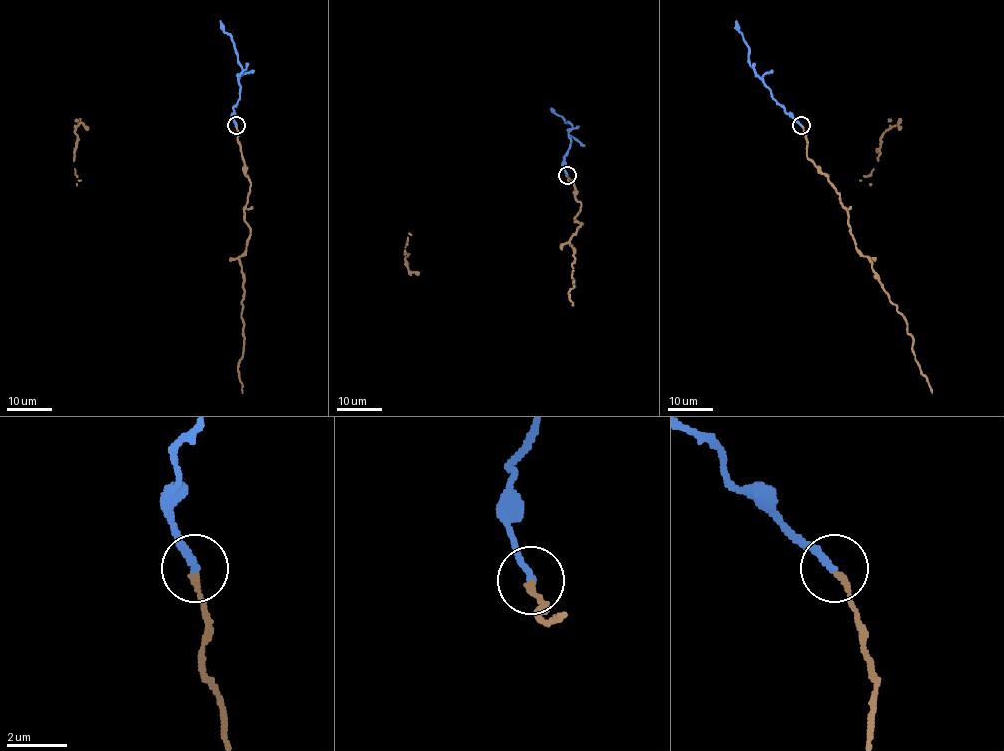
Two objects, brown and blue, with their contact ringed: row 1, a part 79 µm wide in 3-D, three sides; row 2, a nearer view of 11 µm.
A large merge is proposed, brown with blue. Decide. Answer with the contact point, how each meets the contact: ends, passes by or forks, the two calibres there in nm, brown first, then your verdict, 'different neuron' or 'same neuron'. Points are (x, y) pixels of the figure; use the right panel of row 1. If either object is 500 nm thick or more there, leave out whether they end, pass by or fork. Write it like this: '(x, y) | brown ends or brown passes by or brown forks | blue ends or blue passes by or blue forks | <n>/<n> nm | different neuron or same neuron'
(801, 125) | brown ends | blue ends | 200/220 nm | same neuron

